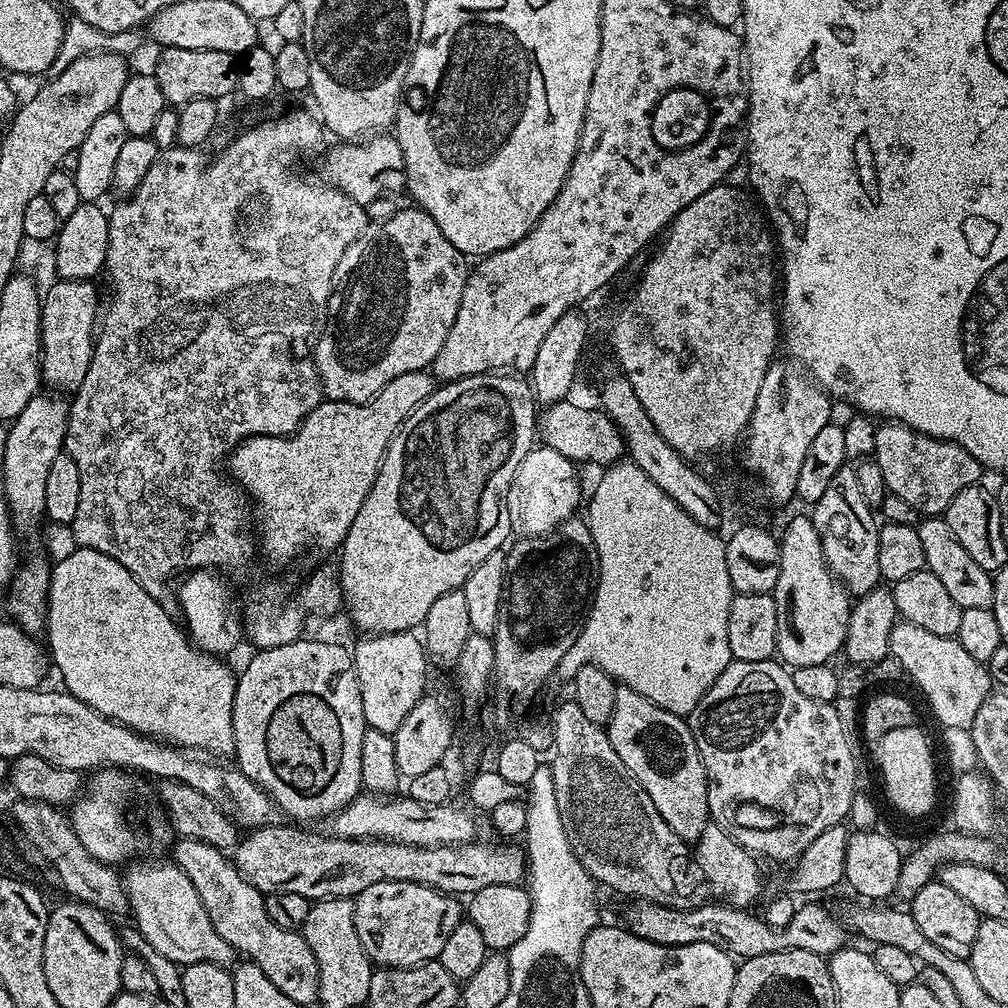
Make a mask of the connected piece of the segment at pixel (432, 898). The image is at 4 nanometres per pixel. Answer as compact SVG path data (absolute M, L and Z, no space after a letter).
M399 880L398 882L374 882L374 886L366 886L366 890L362 890L354 897L354 926L358 930L358 939L362 942L362 950L366 950L366 954L372 960L373 965L382 968L413 968L419 964L427 964L430 960L437 959L442 954L442 946L446 946L446 938L450 938L450 934L454 934L454 926L458 926L462 919L462 904L460 904L455 895L440 892L437 888L431 888L425 884L415 884L414 882L406 882Z

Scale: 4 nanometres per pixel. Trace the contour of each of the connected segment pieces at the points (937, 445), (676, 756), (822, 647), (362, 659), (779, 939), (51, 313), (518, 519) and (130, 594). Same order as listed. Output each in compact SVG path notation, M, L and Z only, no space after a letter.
M884 422L876 429L875 462L882 466L889 493L910 502L921 517L940 516L950 502L971 484L981 483L982 469L973 456L962 446L949 440L935 440L899 422Z
M617 687L614 694L614 710L610 714L606 731L610 738L610 746L614 746L614 754L622 758L626 770L630 770L632 777L650 794L650 802L658 809L658 814L666 818L666 826L678 834L686 842L700 839L702 830L710 822L708 810L708 775L704 773L704 763L698 754L698 746L694 742L694 734L688 729L685 717L675 716L670 710L650 702L638 690Z
M811 515L792 516L784 533L779 533L782 570L776 588L770 593L778 606L778 638L776 651L785 665L818 666L829 663L832 655L844 647L853 601L836 575L828 569L822 554L818 530L814 530Z
M415 631L391 632L381 636L368 634L363 639L364 641L354 648L352 661L356 667L356 677L362 694L362 714L365 725L374 730L395 734L398 726L406 722L406 714L410 714L410 710L414 710L416 703L423 700L426 695L424 687L427 686L428 680L424 675L428 672L428 664L430 665L429 657L426 655L421 637Z
M638 900L629 903L624 912L623 923L628 931L638 938L655 944L673 944L686 946L690 942L710 942L731 952L733 957L747 958L758 954L770 954L790 950L810 950L825 958L845 947L844 932L846 928L835 920L820 904L803 904L797 907L793 921L784 928L772 928L759 915L751 916L751 911L734 908L723 902L705 902L697 908L671 908L661 904L651 904L649 900Z
M57 279L43 293L40 301L40 379L48 384L53 393L72 394L78 386L82 386L82 378L86 378L86 370L90 370L94 333L98 328L98 308L96 303L100 296L96 293L92 280L62 280Z
M534 446L518 462L518 470L514 470L514 478L508 483L508 513L510 526L517 537L547 536L555 533L562 522L573 519L577 515L576 507L580 504L580 480L576 477L577 465L567 460L558 450L547 446Z
M77 546L70 558L55 561L51 569L47 651L55 671L57 668L64 679L63 687L86 702L86 706L98 710L98 714L125 724L143 736L212 758L231 757L236 751L232 707L237 673L231 672L221 657L204 652L191 643L185 629L181 625L179 628L168 617L167 610L160 605L163 603L146 594L122 562L98 550Z

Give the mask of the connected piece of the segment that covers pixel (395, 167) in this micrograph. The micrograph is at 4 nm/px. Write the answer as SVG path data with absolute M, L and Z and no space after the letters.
M373 134L363 142L336 142L324 160L324 172L327 183L365 206L382 199L387 192L401 191L406 184L402 146L392 134Z

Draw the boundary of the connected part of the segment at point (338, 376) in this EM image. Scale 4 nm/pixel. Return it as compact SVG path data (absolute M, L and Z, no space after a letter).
M409 206L409 208L402 209L401 212L394 213L389 220L384 220L381 224L369 223L365 227L364 233L346 250L346 254L342 254L342 262L338 262L338 266L334 270L332 296L328 300L328 324L324 327L324 335L316 344L314 353L316 369L320 371L320 386L323 395L329 400L349 400L352 404L362 404L364 401L372 399L373 396L377 396L387 384L394 382L394 378L398 378L398 374L422 372L431 366L434 358L438 358L438 350L442 350L442 342L446 342L446 334L450 334L450 326L454 326L454 322L458 318L462 290L466 286L470 271L469 265L464 264L467 264L465 256L444 237L442 230L438 230L435 222L415 206Z

